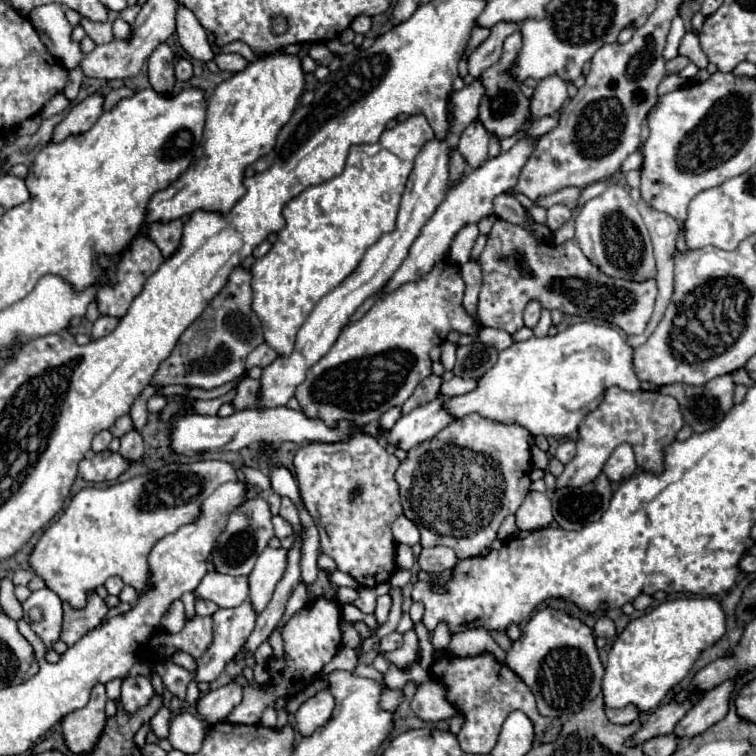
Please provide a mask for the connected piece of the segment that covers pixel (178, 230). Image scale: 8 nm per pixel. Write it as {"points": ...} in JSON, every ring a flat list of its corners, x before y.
{"points":[[173,219,169,223,147,223,147,235,149,239,155,241,155,245,161,249,163,257,173,255,173,251,179,247,181,235,183,235,183,221,181,219]]}

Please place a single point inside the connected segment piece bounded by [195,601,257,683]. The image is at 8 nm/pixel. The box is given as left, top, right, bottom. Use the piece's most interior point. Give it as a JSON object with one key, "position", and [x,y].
{"position":[231,627]}

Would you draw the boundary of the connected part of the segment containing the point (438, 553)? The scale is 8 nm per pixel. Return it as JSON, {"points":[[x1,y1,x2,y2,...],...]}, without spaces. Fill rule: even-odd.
{"points":[[431,547,431,549,423,549,419,555,419,565,423,571,443,571,443,569,451,569,457,565,457,557,453,553,453,549,449,547]]}

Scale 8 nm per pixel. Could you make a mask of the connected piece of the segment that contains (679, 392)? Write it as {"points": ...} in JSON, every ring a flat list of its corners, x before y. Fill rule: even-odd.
{"points":[[719,375,705,385,683,385,673,383,659,389,663,395,671,395,679,401,685,425,689,425,695,433,705,433,715,427,733,407,733,377]]}

